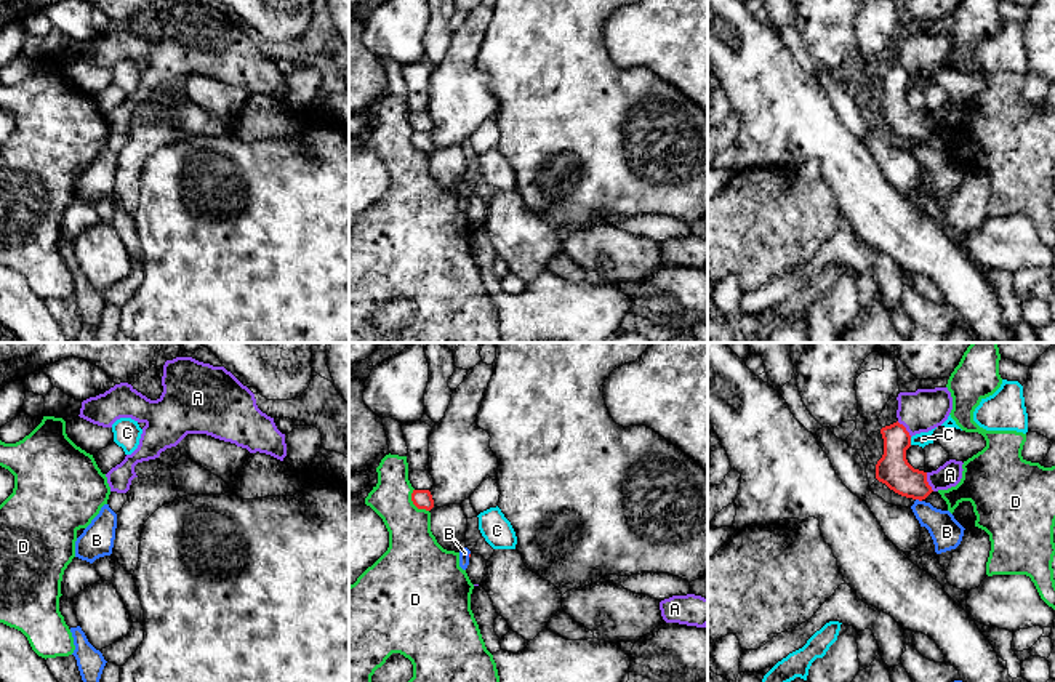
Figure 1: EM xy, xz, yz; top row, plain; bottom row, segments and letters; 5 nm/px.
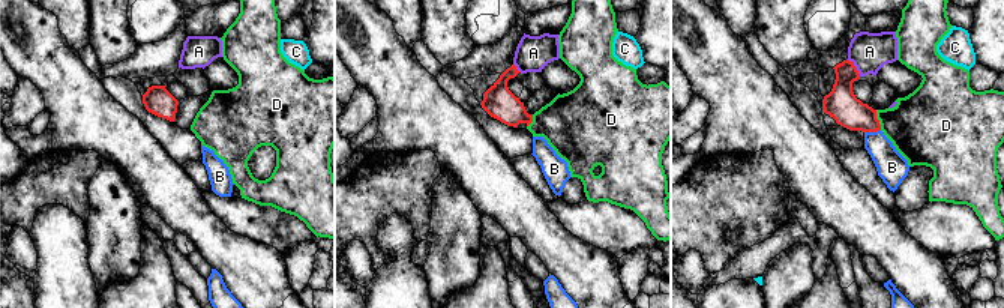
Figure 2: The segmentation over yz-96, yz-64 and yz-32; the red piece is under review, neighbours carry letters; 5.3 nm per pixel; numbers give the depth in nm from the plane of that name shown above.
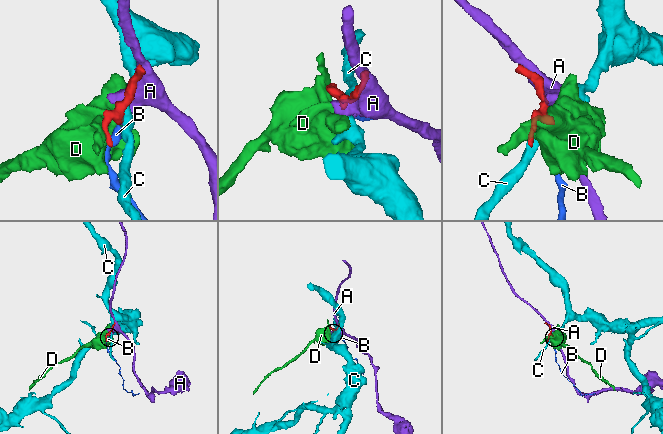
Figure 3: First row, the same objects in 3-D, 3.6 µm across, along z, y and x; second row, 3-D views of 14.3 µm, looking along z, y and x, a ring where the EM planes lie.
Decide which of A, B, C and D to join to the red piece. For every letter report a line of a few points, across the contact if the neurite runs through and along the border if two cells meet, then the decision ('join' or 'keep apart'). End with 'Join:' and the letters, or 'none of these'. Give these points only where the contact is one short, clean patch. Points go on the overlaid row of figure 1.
A: keep apart
B: yz (892, 469), (919, 500), (946, 532) | join
C: yz (910, 437), (911, 444) | keep apart
D: keep apart
Join: B

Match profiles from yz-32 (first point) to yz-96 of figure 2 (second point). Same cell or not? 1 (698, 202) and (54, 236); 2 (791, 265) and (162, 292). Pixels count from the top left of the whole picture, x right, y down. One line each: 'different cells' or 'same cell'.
1: different cells
2: different cells

